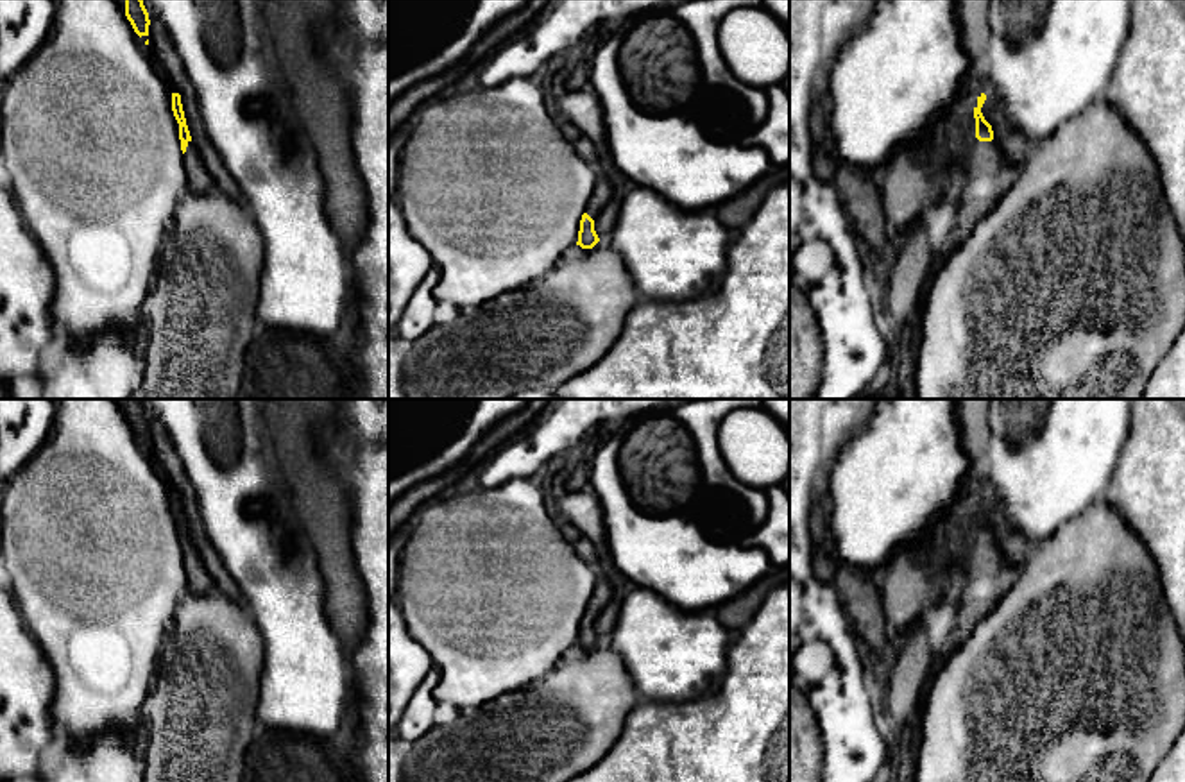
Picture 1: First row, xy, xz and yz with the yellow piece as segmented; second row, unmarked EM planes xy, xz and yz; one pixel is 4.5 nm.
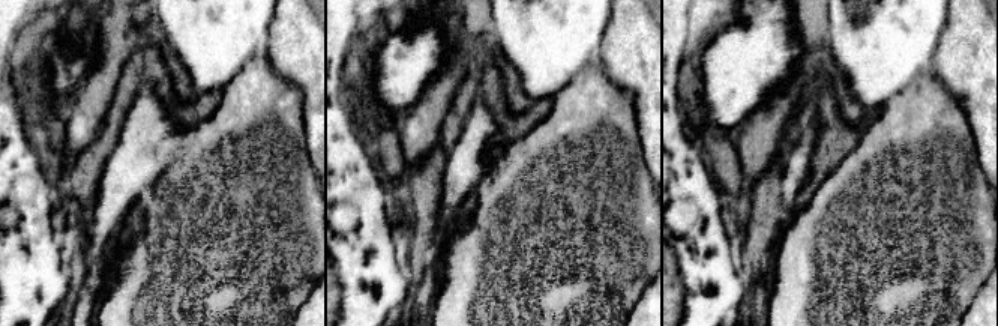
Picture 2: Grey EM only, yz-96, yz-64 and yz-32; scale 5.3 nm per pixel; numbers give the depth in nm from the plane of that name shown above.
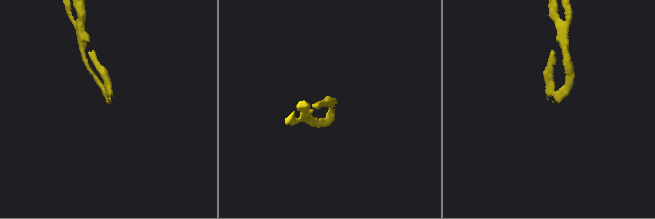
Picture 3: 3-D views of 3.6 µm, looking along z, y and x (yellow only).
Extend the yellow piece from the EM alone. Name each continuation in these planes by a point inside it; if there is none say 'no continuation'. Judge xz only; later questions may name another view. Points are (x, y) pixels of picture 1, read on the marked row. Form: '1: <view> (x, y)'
1: xz (602, 194)

